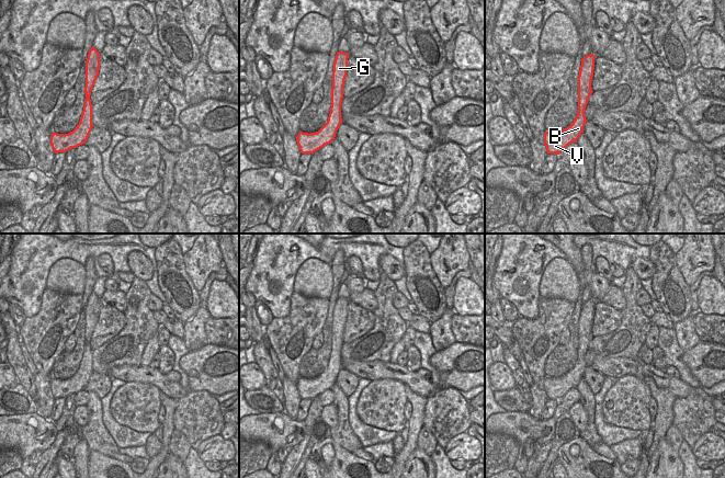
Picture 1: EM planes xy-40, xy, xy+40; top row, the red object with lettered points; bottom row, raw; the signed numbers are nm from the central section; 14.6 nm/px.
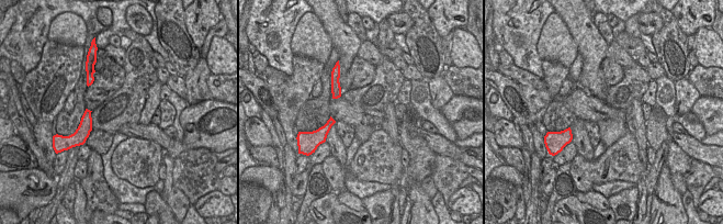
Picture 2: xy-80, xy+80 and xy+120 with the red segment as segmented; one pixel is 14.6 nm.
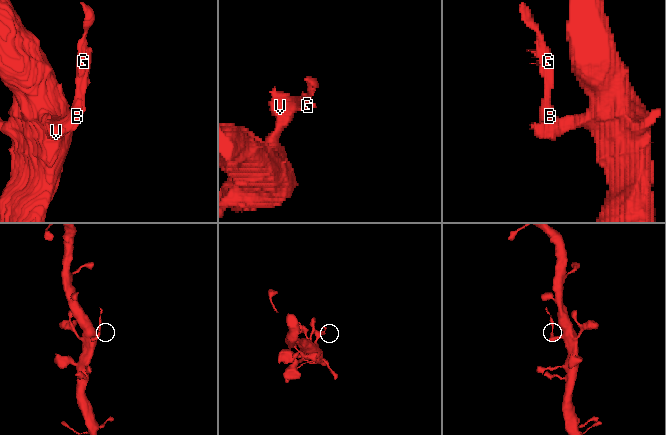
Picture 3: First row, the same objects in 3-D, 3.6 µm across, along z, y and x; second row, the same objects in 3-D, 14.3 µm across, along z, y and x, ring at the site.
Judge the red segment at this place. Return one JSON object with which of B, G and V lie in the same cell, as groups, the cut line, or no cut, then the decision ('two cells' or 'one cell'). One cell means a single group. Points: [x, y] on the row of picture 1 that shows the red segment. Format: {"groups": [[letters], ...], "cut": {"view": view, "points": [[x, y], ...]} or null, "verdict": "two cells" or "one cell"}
{"groups": [["B", "G", "V"]], "cut": null, "verdict": "one cell"}

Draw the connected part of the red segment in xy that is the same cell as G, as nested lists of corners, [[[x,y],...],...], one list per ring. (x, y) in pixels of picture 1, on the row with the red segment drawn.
[[[338,52],[333,62],[331,107],[327,123],[316,133],[299,132],[296,141],[302,153],[314,153],[335,139],[337,130],[342,123],[341,103],[343,86],[348,71],[349,54]]]

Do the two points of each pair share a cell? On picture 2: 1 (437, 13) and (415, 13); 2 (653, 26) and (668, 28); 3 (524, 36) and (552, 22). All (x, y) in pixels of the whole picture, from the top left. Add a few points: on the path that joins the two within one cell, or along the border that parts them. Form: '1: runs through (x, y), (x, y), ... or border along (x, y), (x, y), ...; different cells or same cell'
1: border along (427, 11), (435, 30), (440, 36); different cells
2: border along (654, 11), (662, 20), (662, 28), (652, 35); different cells
3: border along (554, 11), (542, 26), (537, 53); different cells

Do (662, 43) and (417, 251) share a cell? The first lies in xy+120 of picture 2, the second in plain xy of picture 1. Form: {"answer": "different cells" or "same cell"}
{"answer": "same cell"}

